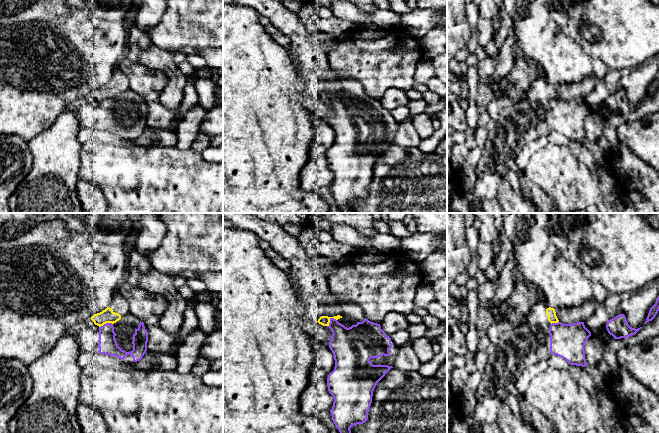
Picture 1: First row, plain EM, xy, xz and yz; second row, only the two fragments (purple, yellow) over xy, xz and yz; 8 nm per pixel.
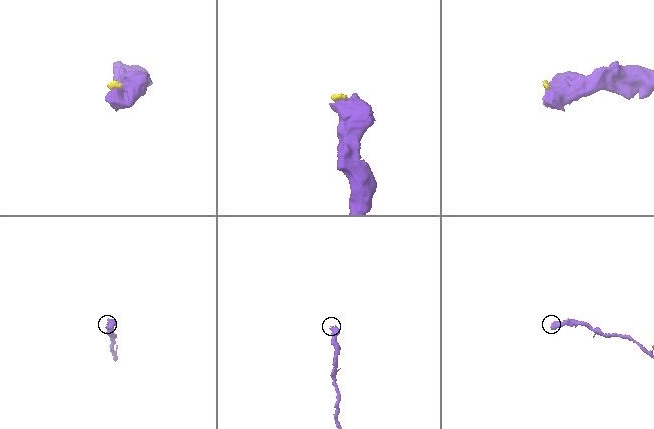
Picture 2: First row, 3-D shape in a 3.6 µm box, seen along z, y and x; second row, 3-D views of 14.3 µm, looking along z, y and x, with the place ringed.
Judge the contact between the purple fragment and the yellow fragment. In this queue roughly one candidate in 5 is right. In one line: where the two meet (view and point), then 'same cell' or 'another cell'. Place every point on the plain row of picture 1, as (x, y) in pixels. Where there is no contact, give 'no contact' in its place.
xz (330, 96) | another cell

